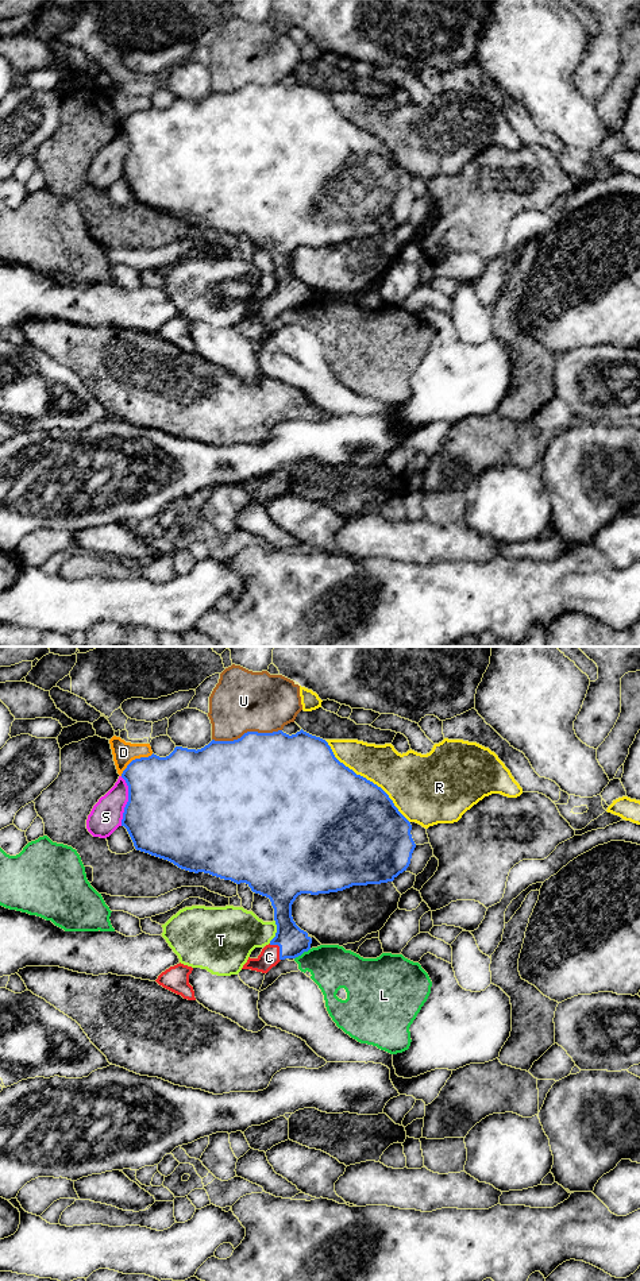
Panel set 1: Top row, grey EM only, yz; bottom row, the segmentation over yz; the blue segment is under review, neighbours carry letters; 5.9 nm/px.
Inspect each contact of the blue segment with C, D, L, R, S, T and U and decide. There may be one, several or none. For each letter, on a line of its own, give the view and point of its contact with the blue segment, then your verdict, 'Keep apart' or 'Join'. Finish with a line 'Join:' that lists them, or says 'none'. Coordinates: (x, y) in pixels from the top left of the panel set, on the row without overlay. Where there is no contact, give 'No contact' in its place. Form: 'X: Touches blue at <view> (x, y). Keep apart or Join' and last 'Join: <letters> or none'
C: Touches blue at yz (280, 301). Join
D: Touches blue at yz (135, 111). Keep apart
L: Touches blue at yz (301, 305). Keep apart
R: Touches blue at yz (366, 131). Keep apart
S: Touches blue at yz (128, 153). Keep apart
T: Touches blue at yz (277, 284). Keep apart
U: Touches blue at yz (247, 84). Keep apart
Join: C

